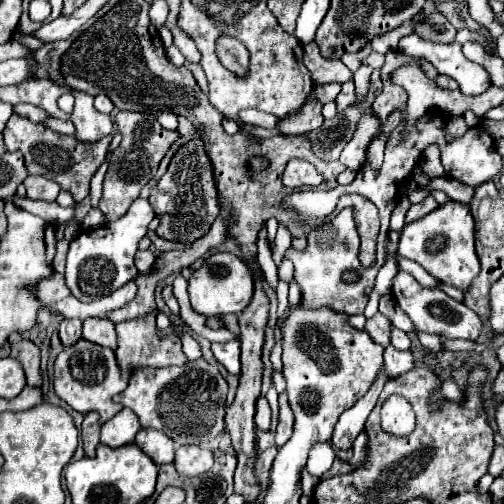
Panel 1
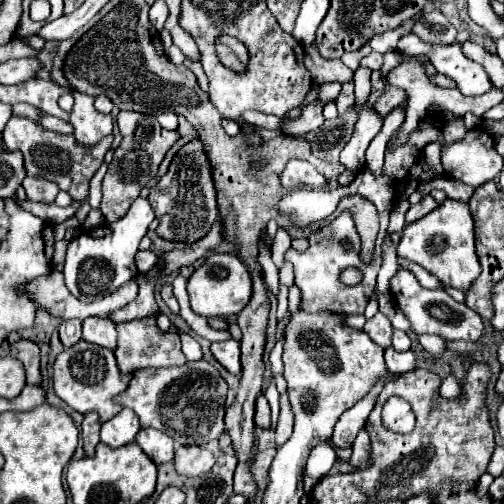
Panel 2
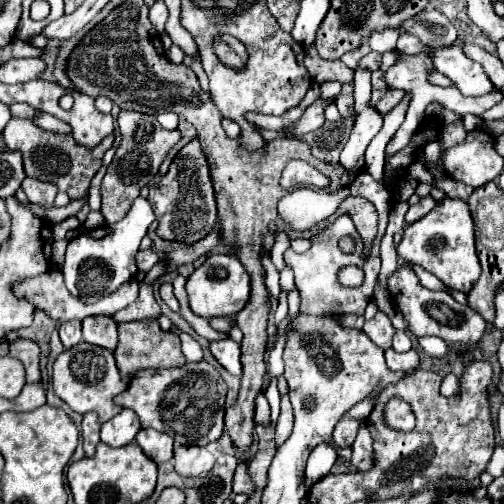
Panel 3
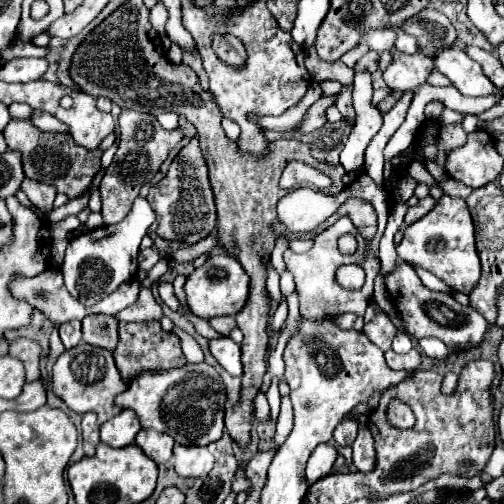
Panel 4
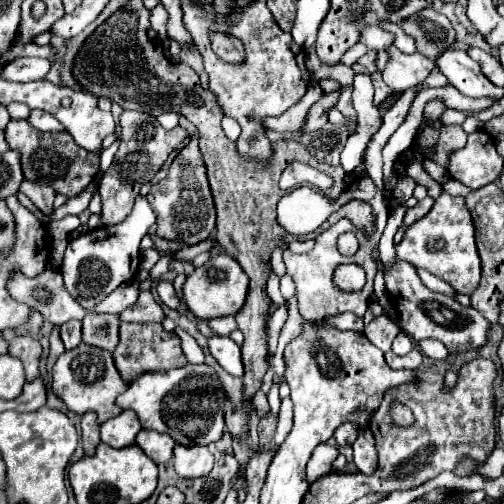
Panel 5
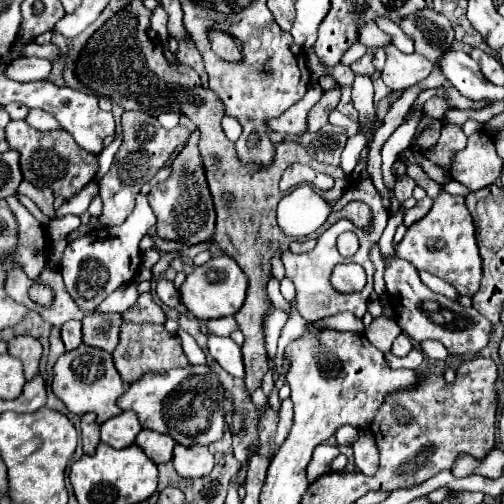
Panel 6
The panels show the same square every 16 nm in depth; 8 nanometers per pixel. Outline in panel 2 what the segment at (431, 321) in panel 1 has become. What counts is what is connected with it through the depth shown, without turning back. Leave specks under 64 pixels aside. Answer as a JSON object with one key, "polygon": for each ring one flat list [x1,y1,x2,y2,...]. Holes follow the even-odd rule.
{"polygon":[[398,268,398,272,392,276,390,292,392,292,398,308,410,320,410,328,416,336,436,334,446,342,456,342,456,340,478,342,482,332,484,332,484,320,480,314,472,312,472,308,468,308,466,304,458,304,444,290,422,288,420,282,416,280,416,276,406,268]]}

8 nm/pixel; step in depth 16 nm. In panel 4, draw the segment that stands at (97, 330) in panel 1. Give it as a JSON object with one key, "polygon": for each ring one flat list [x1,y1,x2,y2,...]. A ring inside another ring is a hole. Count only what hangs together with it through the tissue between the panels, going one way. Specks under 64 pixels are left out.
{"polygon":[[90,314,82,320,82,340,114,352,118,344,118,324,112,314]]}

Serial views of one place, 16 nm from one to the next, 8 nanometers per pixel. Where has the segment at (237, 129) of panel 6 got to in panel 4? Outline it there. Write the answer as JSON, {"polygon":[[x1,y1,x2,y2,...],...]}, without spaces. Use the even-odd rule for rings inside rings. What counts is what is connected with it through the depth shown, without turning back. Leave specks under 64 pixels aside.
{"polygon":[[223,117,221,124,228,138,230,138,231,140,238,139,241,133,241,129,234,120]]}

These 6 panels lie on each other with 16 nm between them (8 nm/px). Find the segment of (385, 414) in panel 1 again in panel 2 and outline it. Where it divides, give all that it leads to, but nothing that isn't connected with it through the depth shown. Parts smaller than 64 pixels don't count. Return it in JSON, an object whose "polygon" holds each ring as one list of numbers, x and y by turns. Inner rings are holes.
{"polygon":[[392,396,382,410,382,422,388,430,394,432,412,432,414,428,414,412,410,404,398,396]]}

